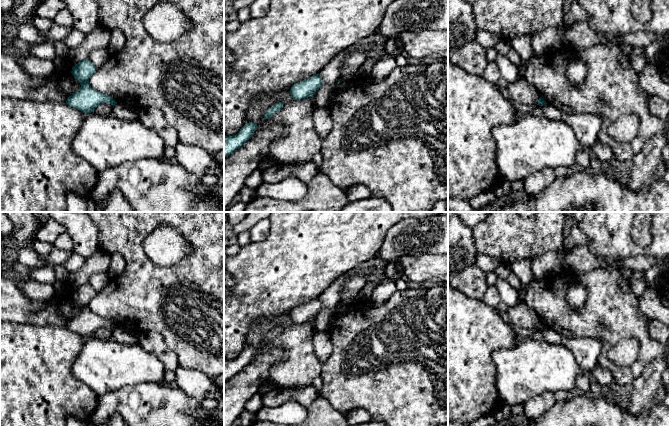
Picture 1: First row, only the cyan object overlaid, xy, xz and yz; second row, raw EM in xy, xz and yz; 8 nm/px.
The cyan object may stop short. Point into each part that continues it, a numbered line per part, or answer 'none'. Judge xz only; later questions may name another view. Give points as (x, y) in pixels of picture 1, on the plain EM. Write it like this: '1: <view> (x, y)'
none

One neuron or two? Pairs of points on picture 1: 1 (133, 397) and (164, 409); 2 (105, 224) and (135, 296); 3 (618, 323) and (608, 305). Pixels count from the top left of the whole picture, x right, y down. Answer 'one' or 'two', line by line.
1: one
2: one
3: one

